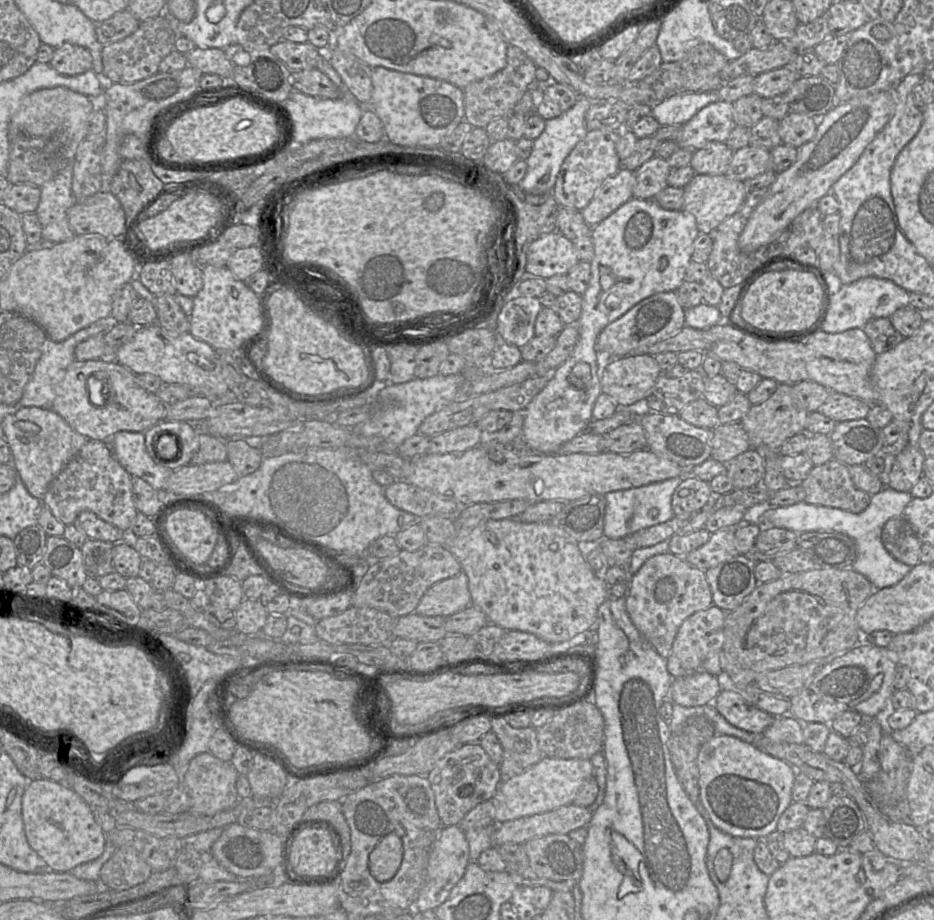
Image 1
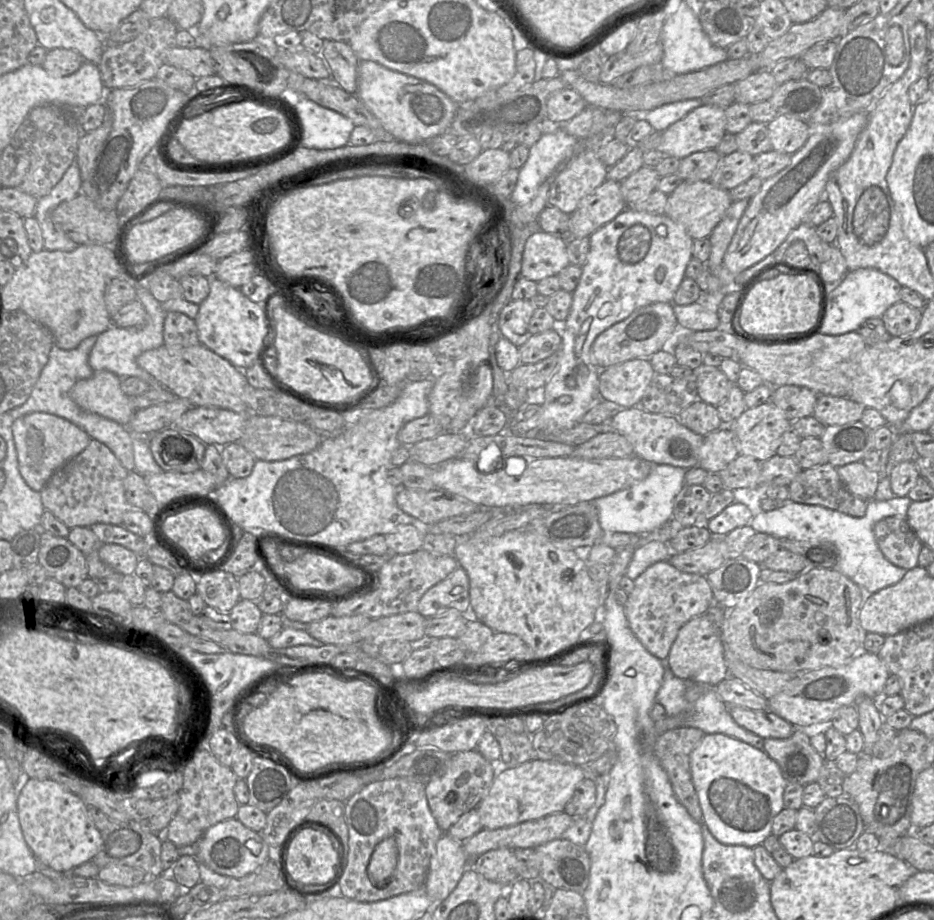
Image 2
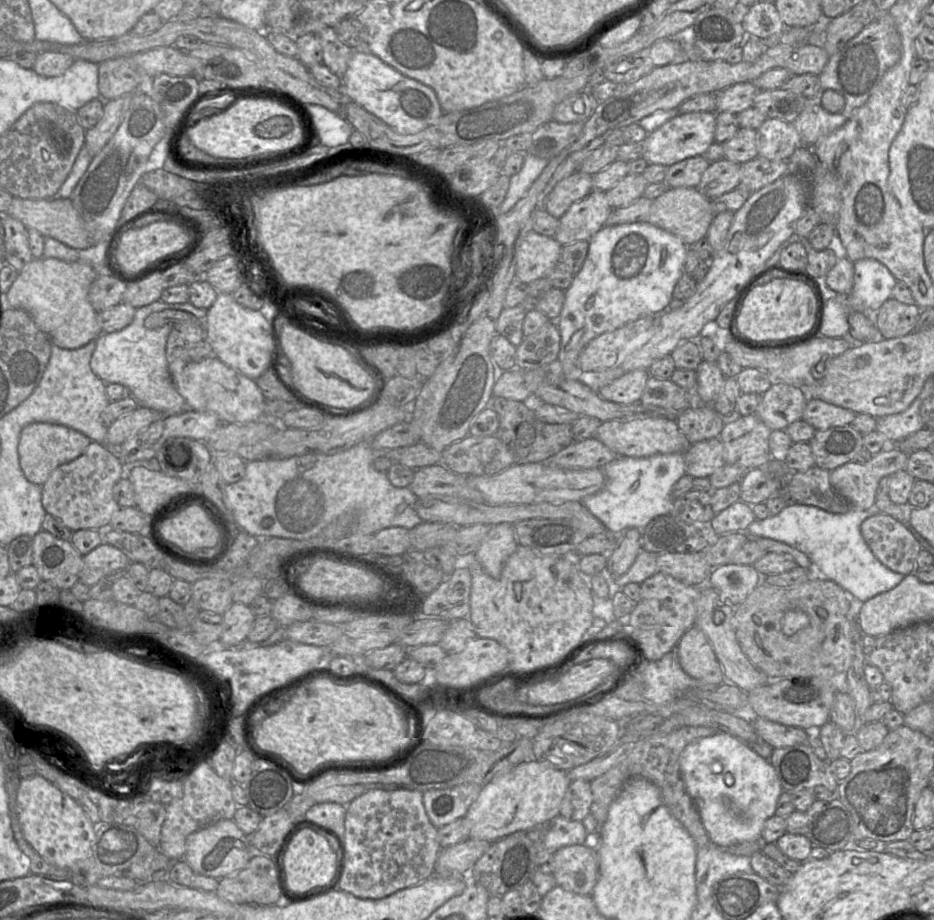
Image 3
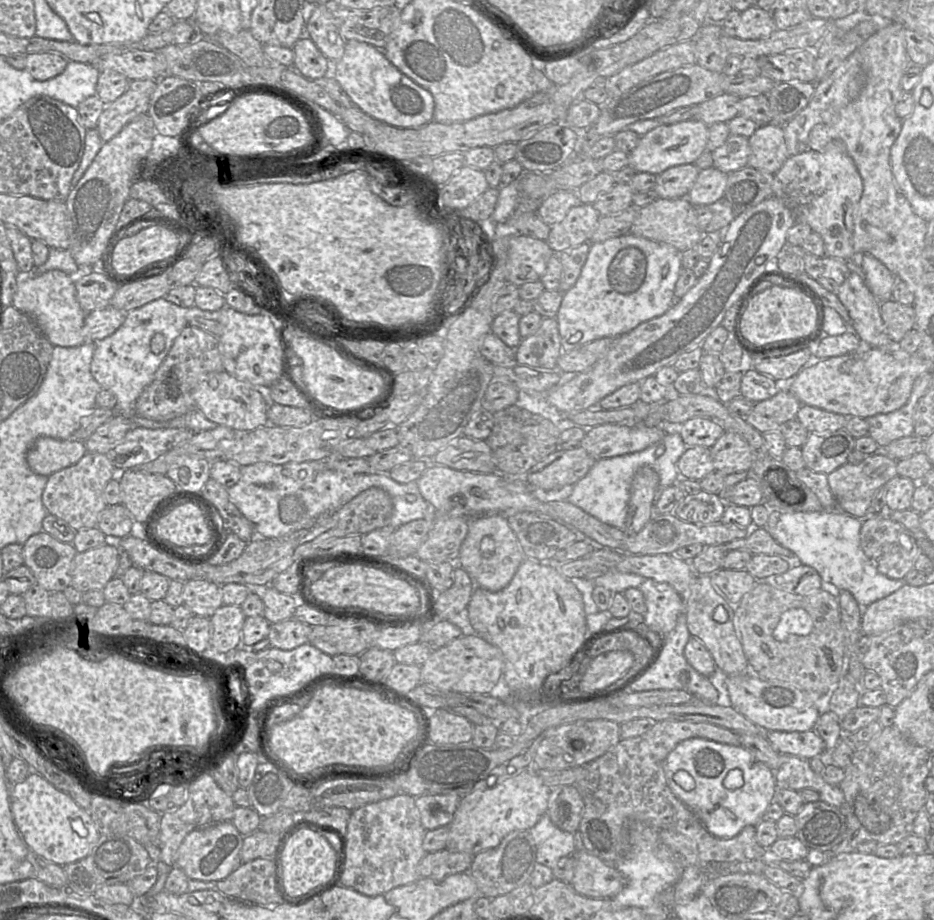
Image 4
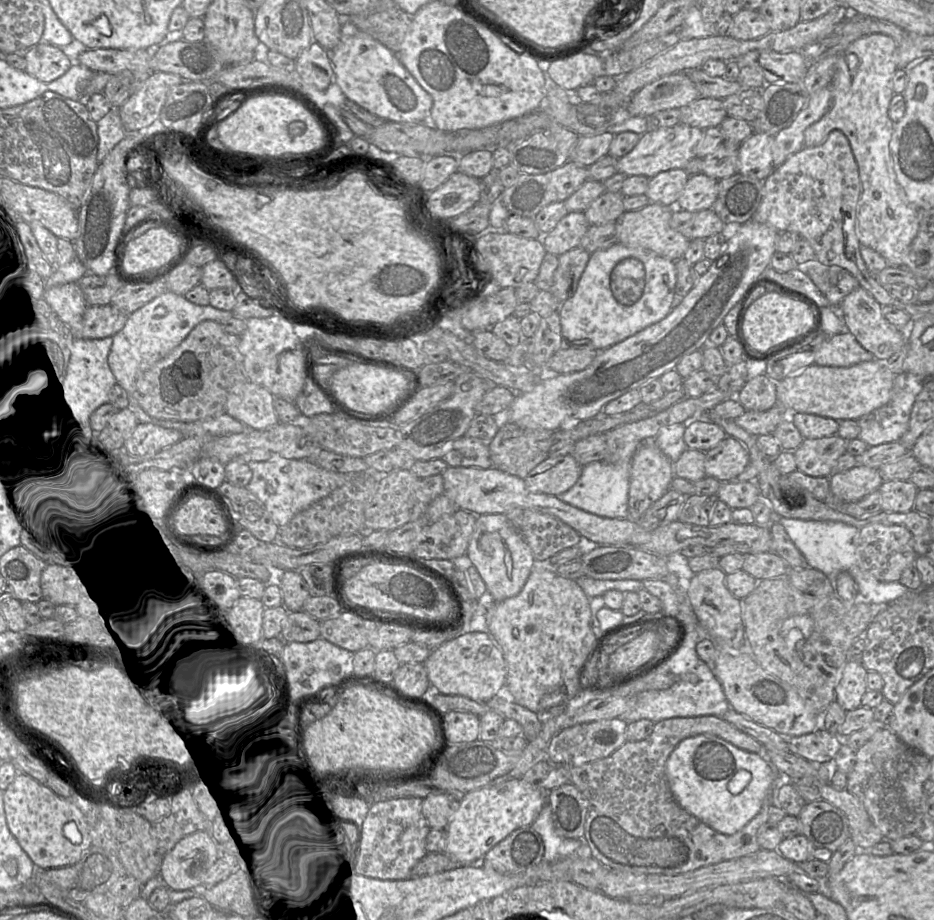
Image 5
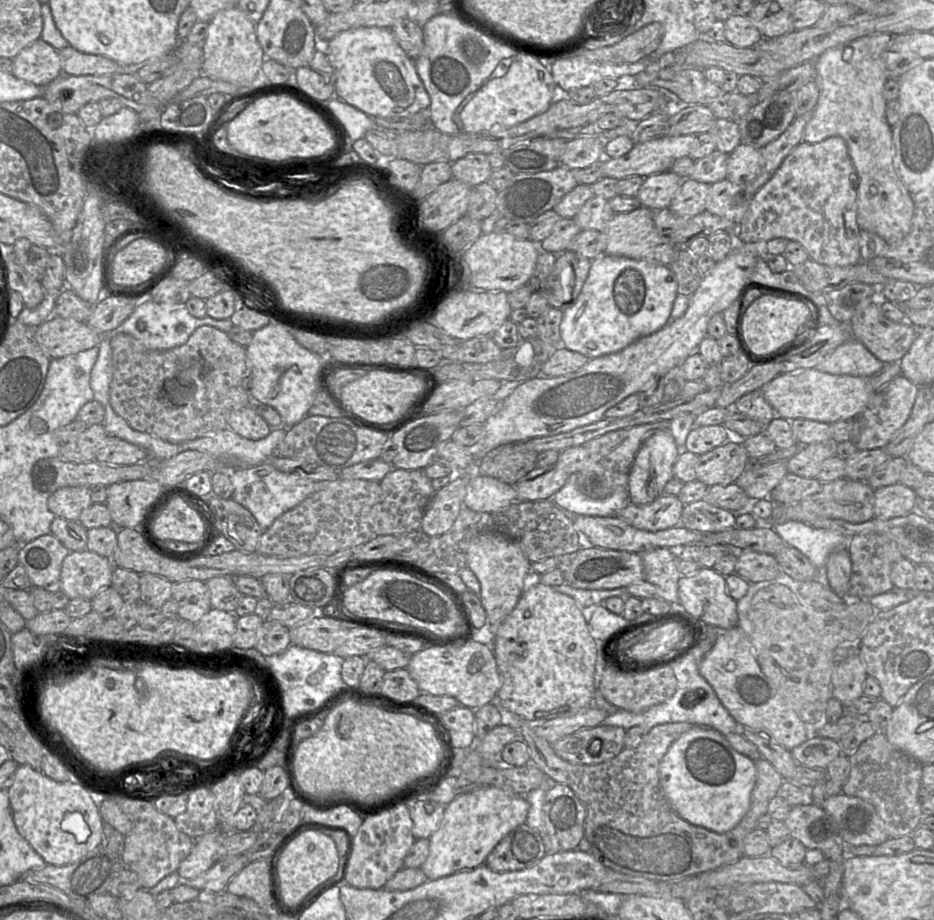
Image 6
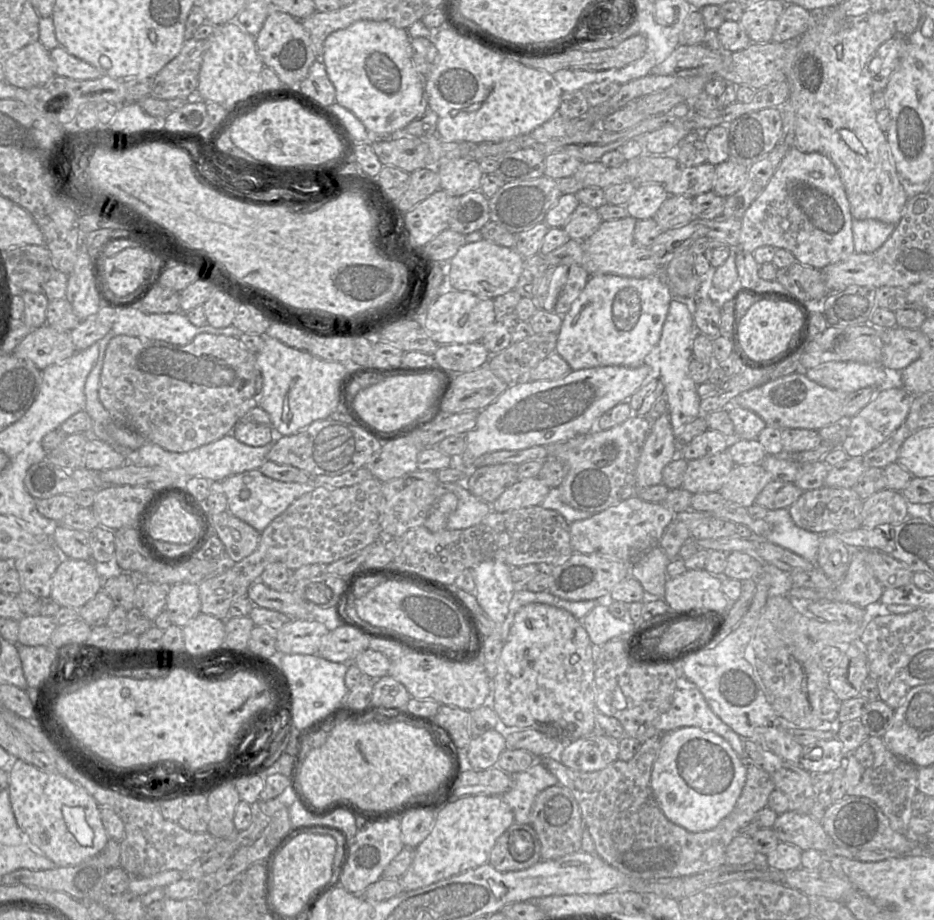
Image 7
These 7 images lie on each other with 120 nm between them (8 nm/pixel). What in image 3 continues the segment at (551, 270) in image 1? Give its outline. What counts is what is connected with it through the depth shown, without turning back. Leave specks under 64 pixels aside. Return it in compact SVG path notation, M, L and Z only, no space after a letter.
M534 230L517 242L516 279L528 284L546 275L561 261L562 245Z

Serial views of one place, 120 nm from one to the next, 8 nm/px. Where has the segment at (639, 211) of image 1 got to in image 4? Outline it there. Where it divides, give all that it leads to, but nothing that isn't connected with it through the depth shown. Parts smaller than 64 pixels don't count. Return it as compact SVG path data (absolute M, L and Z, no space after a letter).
M632 233L590 245L588 257L576 283L563 293L556 315L562 353L601 338L618 338L639 324L663 315L671 306L682 269L680 254L672 246Z

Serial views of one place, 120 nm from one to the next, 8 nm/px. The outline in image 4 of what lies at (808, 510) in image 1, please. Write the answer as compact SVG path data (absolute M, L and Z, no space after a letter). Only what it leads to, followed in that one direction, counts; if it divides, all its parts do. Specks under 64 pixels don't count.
M840 509L783 513L772 537L793 552L798 563L814 568L827 588L850 592L858 605L866 608L900 589L905 581L888 578L871 565L860 546L862 520Z

